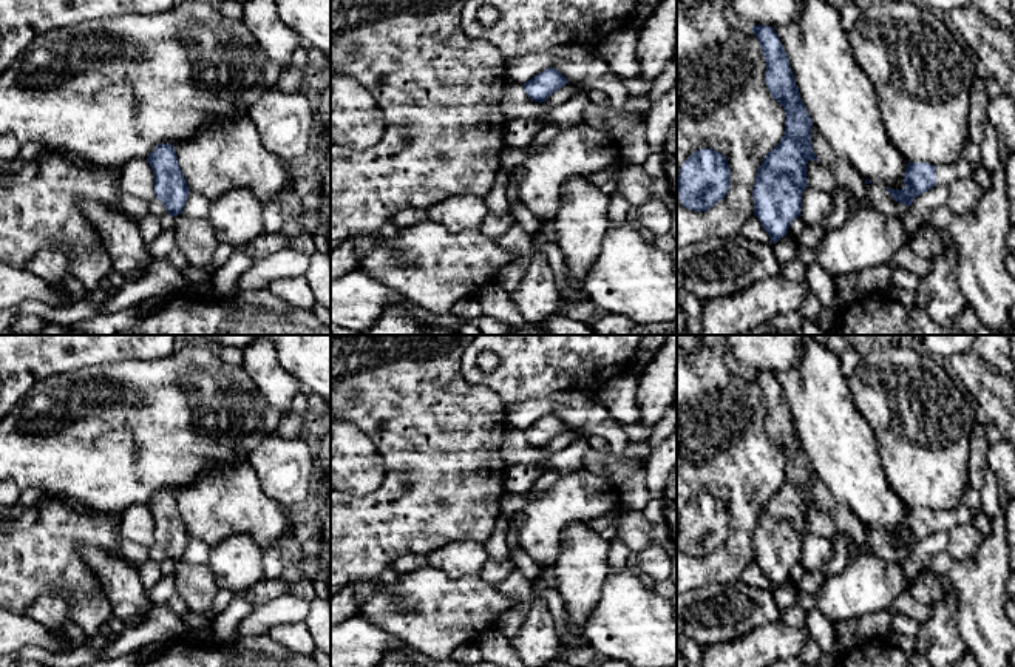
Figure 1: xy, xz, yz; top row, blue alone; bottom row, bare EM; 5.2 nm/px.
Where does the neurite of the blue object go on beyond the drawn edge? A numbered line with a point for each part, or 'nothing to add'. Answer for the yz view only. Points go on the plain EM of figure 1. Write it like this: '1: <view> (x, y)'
1: yz (947, 519)

